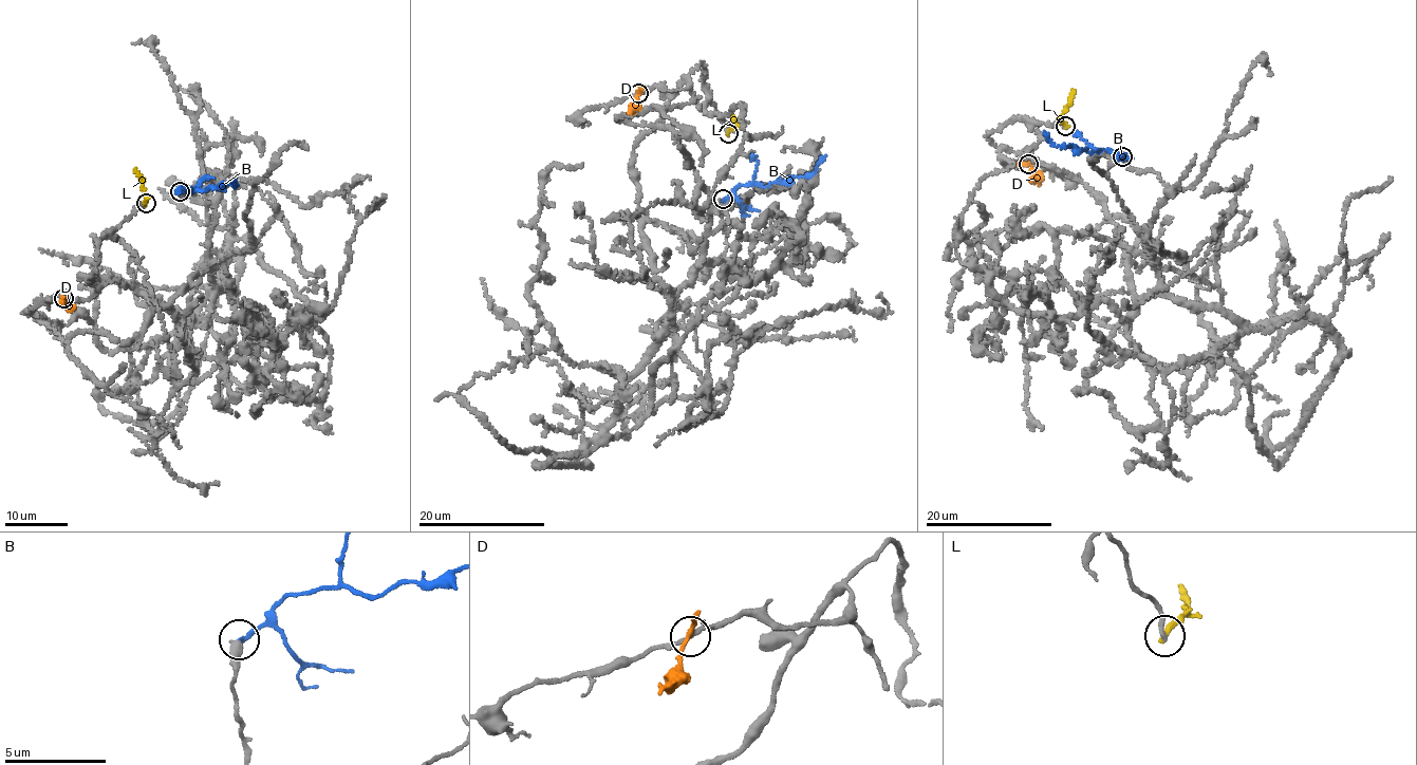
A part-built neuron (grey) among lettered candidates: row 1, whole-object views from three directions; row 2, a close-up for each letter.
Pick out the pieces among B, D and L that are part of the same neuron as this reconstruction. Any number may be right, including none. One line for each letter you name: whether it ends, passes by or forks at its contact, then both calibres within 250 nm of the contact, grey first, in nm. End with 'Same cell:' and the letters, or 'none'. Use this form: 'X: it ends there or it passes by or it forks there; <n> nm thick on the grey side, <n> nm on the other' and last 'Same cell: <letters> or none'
Same cell: none

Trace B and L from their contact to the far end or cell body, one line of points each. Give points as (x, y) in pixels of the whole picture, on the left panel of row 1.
B: (180, 191), (236, 185), (235, 178)
L: (146, 204), (142, 176), (135, 167)

